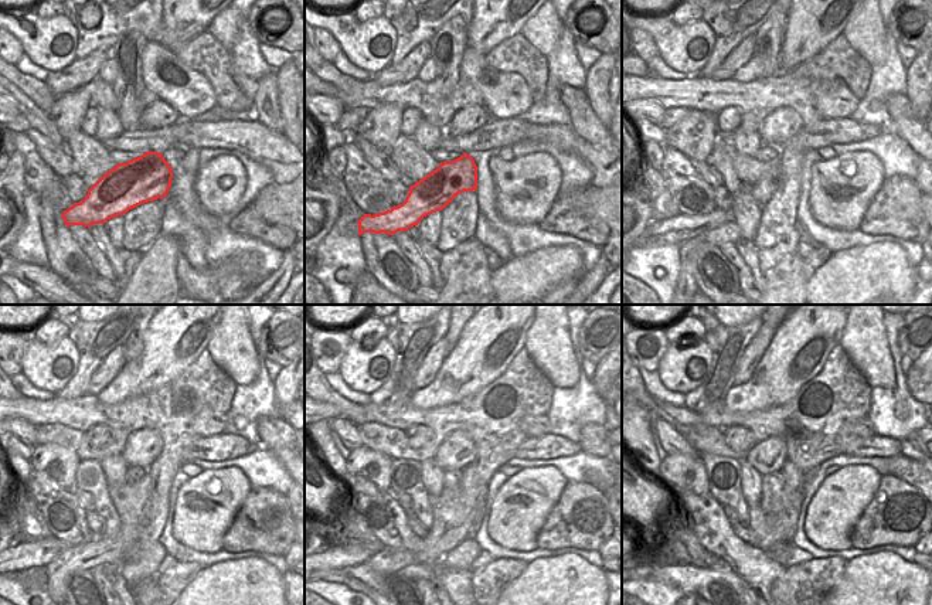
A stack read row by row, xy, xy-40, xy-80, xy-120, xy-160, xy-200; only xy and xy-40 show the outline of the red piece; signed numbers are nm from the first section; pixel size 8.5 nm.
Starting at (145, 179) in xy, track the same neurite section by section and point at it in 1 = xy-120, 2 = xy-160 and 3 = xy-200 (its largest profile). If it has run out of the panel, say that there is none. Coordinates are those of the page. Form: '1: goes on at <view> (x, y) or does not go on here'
1: goes on at xy-120 (21, 556)
2: goes on at xy-160 (339, 554)
3: goes on at xy-200 (650, 554)

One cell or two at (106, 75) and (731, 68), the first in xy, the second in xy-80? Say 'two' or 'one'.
two

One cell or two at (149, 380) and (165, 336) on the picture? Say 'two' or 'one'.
one

